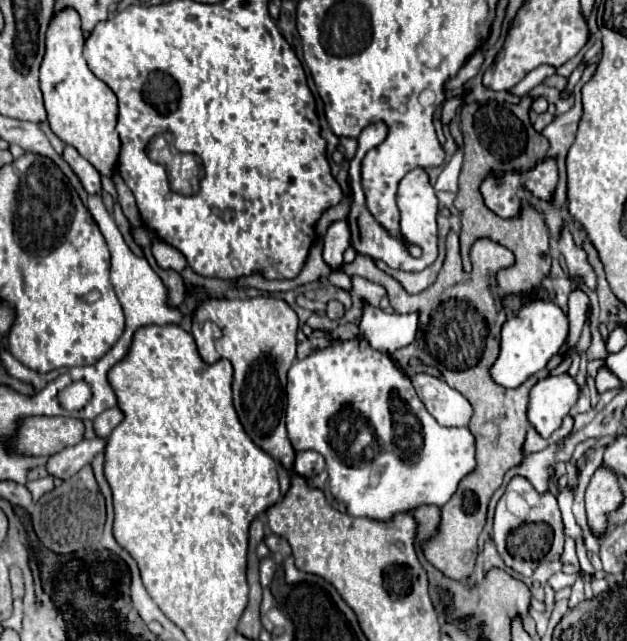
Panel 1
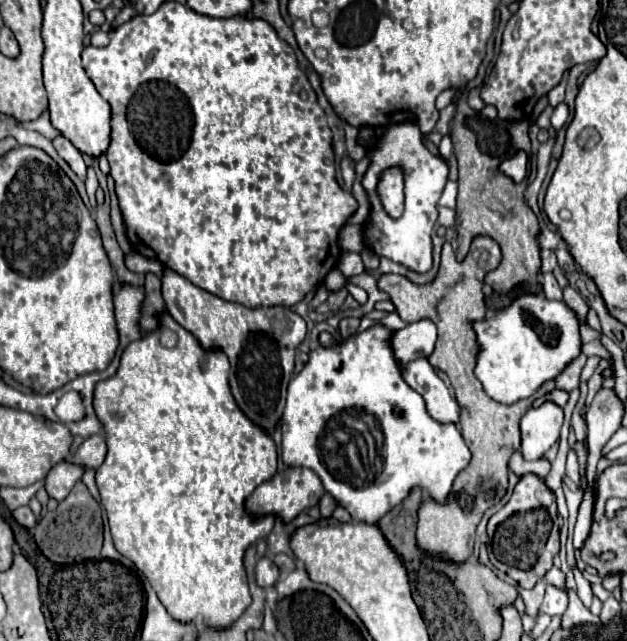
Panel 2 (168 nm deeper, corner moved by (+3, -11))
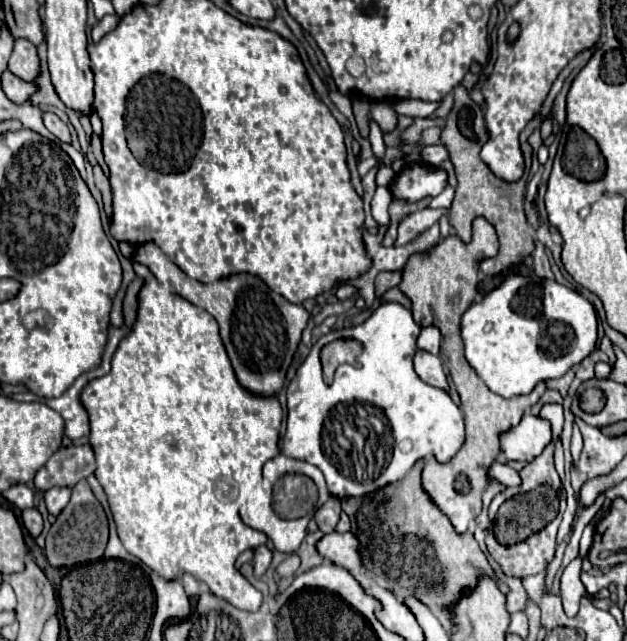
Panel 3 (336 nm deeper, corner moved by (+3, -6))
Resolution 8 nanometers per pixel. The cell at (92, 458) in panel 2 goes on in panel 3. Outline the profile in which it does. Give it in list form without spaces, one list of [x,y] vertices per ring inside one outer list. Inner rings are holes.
[[[89,443],[85,445],[69,445],[59,449],[57,453],[51,455],[51,459],[45,463],[45,467],[41,467],[35,475],[35,487],[41,491],[47,491],[49,487],[55,485],[69,485],[73,487],[79,479],[85,479],[87,475],[91,475],[95,471],[95,453],[93,447]]]

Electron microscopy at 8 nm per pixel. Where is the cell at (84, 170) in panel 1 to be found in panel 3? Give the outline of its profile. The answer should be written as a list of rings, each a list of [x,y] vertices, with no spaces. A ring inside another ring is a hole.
[[[43,113],[43,123],[45,123],[45,127],[47,127],[57,139],[61,139],[63,143],[71,143],[69,127],[67,127],[57,115],[53,115],[53,113]]]

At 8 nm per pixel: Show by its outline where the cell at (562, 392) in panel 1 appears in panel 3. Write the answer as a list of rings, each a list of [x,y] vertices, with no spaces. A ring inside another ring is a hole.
[[[525,413],[521,423],[513,431],[501,435],[503,457],[507,461],[529,463],[537,455],[541,455],[541,451],[551,443],[551,439],[553,431],[549,427],[549,421]]]

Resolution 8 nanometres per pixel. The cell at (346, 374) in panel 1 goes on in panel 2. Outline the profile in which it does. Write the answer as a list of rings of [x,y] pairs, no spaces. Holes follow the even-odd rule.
[[[375,324],[363,332],[357,332],[353,336],[349,336],[343,342],[337,342],[329,348],[319,346],[315,350],[311,350],[309,354],[309,362],[305,364],[305,368],[289,382],[289,390],[287,390],[287,406],[283,410],[283,418],[281,418],[281,430],[283,430],[283,442],[281,442],[281,458],[287,466],[305,466],[311,468],[323,482],[325,490],[339,502],[339,506],[343,506],[355,520],[359,522],[367,522],[367,524],[375,524],[385,512],[389,512],[389,508],[393,508],[395,504],[401,504],[401,500],[405,500],[405,496],[411,492],[411,488],[421,486],[433,500],[437,502],[445,502],[449,492],[451,492],[451,484],[455,480],[455,476],[469,464],[471,460],[471,452],[467,448],[467,444],[461,438],[461,432],[457,428],[457,424],[443,424],[437,422],[429,416],[427,408],[425,408],[425,400],[421,394],[417,394],[401,376],[401,366],[395,358],[393,346],[391,346],[391,338],[393,338],[395,330],[383,326],[383,324]]]

